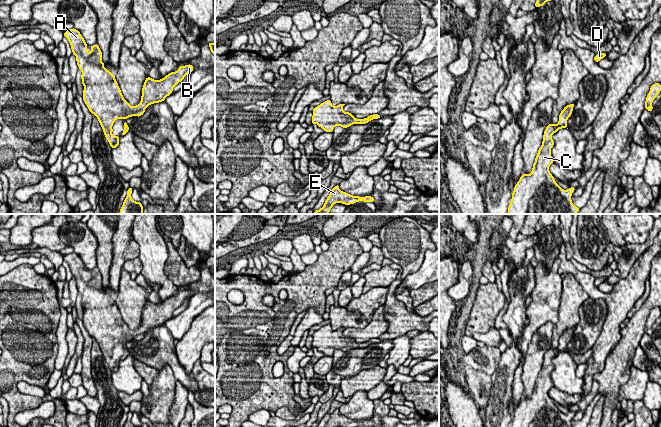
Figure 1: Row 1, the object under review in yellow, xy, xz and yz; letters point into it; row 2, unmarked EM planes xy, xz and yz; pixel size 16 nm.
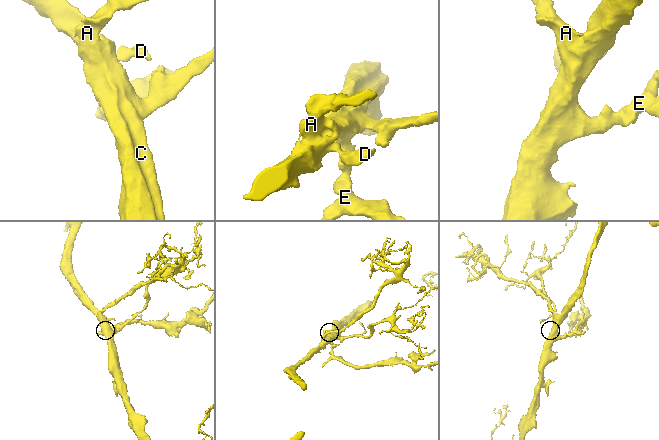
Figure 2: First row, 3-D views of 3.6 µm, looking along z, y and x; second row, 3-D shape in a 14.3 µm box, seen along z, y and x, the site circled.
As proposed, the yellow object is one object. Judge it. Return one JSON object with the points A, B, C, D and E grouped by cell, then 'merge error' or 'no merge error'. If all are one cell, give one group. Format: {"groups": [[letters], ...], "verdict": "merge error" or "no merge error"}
{"groups": [["A", "B", "C", "D", "E"]], "verdict": "no merge error"}

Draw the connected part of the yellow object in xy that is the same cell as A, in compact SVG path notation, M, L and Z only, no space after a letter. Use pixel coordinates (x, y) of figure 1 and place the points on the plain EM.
M75 252L65 255L64 261L68 263L72 277L76 280L78 292L82 296L83 324L88 334L97 341L111 372L119 369L120 361L112 358L112 350L116 343L126 344L134 339L140 341L149 329L165 325L173 312L194 294L189 287L179 290L176 296L171 296L160 304L148 300L142 312L140 327L131 330L124 323L115 299L104 292L98 268L91 270L91 276L88 277L86 273L88 269Z

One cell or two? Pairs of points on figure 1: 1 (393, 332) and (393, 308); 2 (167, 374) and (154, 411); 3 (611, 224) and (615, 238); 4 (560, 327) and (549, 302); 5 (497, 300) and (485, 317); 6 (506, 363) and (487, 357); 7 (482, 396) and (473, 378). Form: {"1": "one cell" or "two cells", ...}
{"1": "one cell", "2": "one cell", "3": "one cell", "4": "two cells", "5": "one cell", "6": "two cells", "7": "one cell"}

